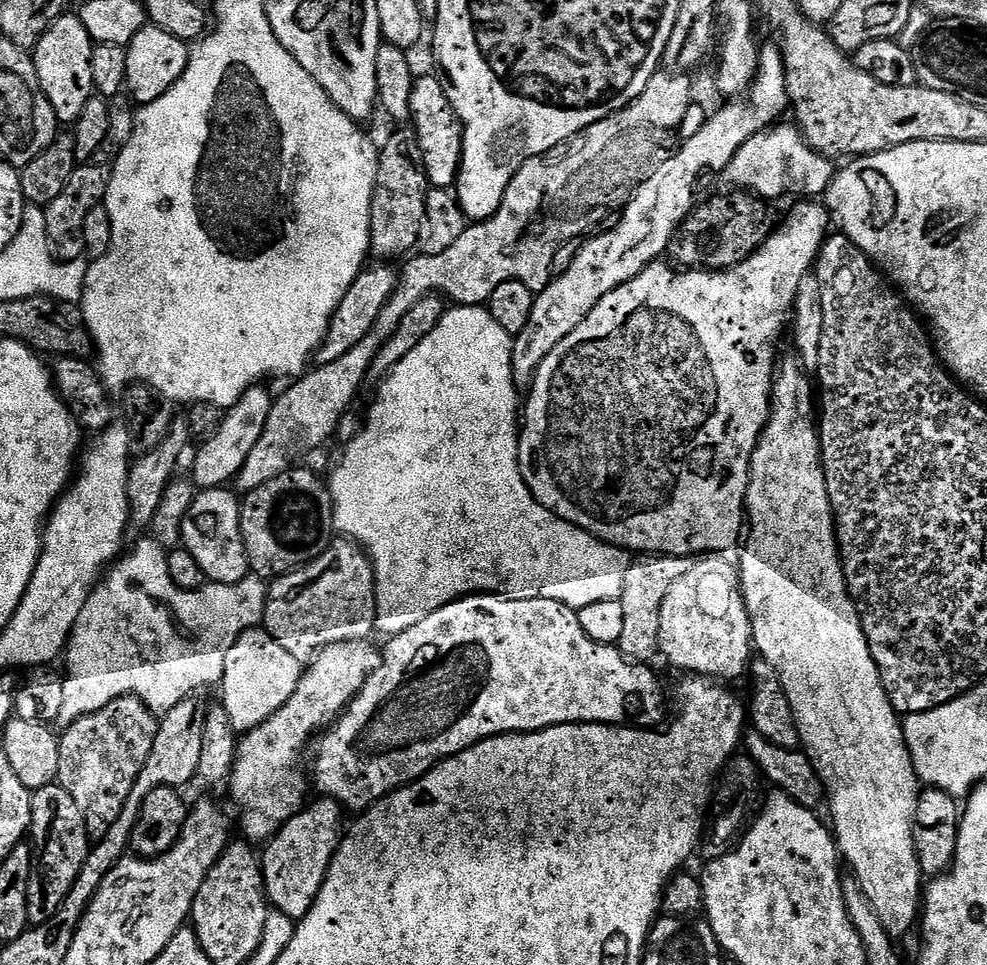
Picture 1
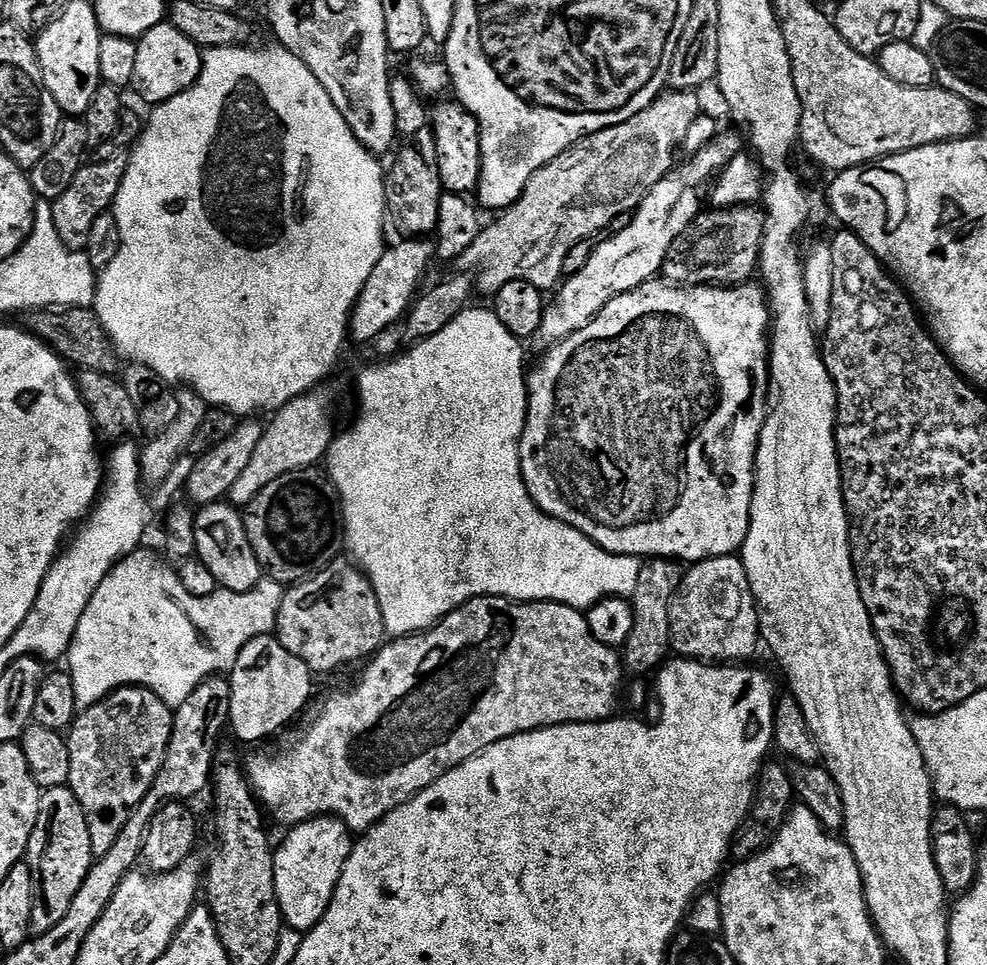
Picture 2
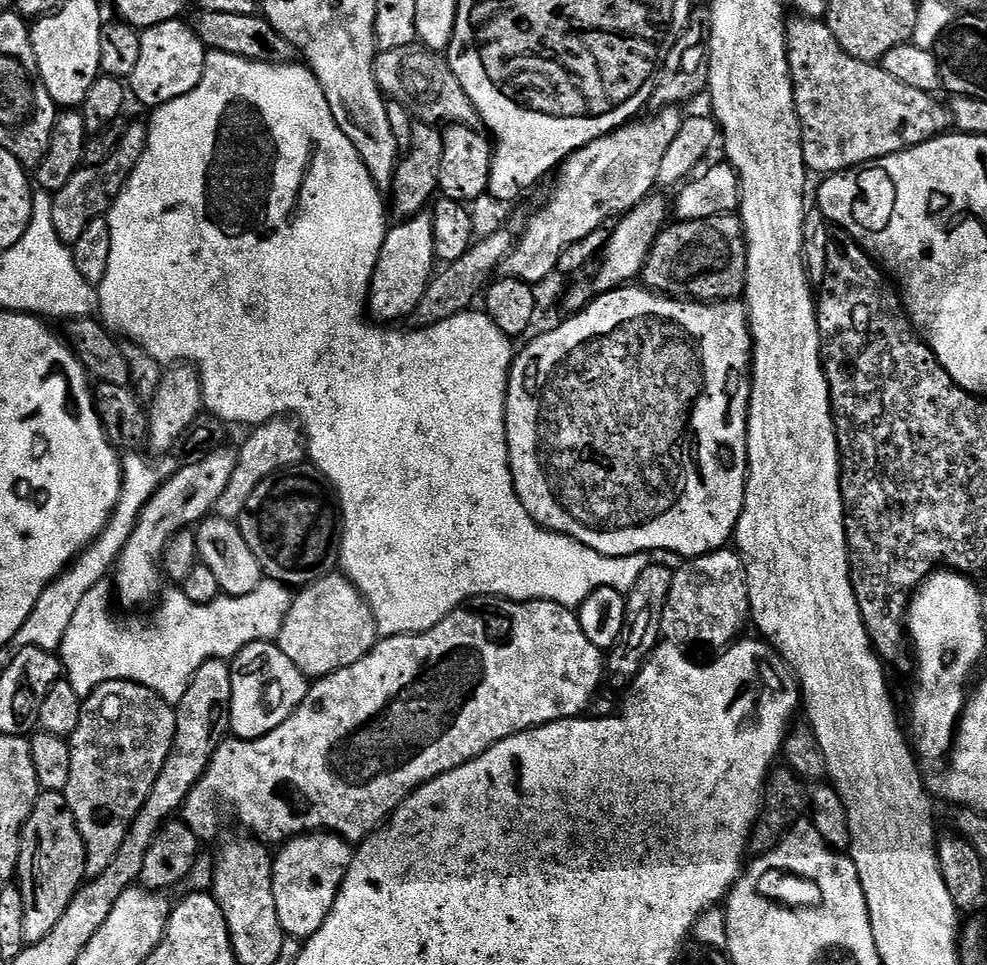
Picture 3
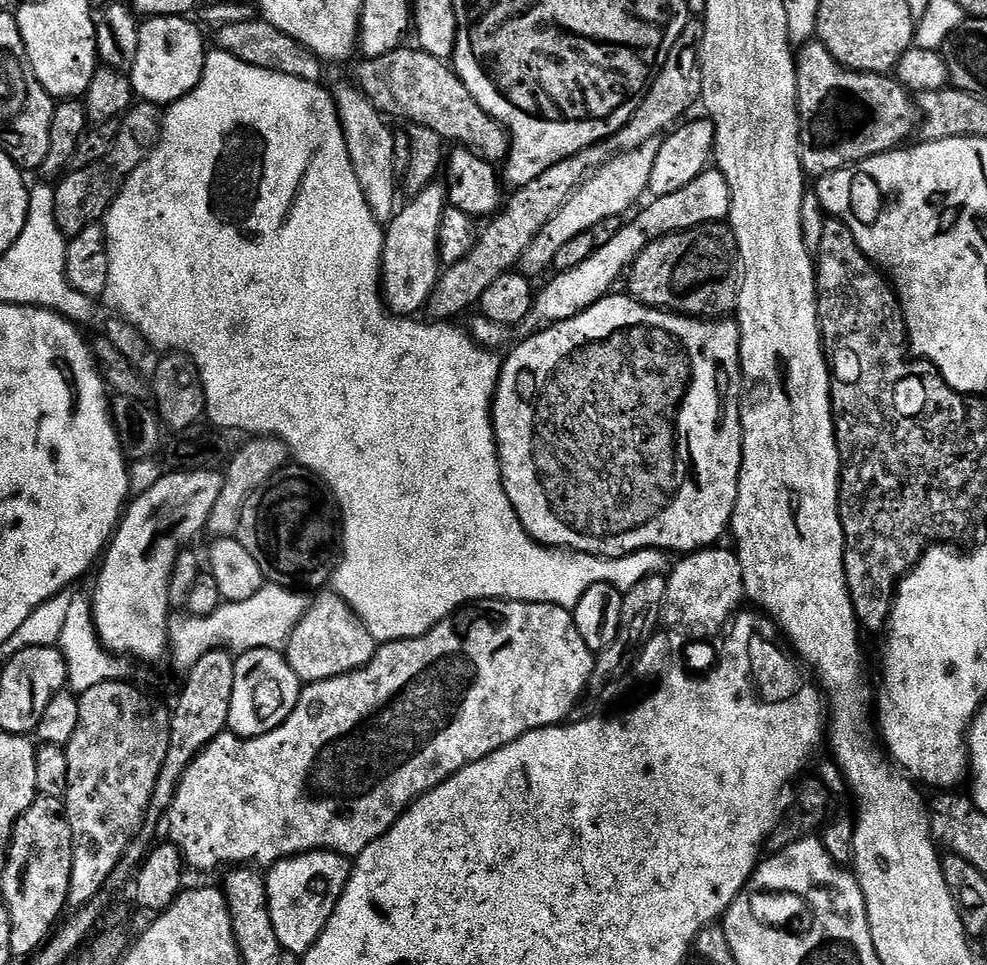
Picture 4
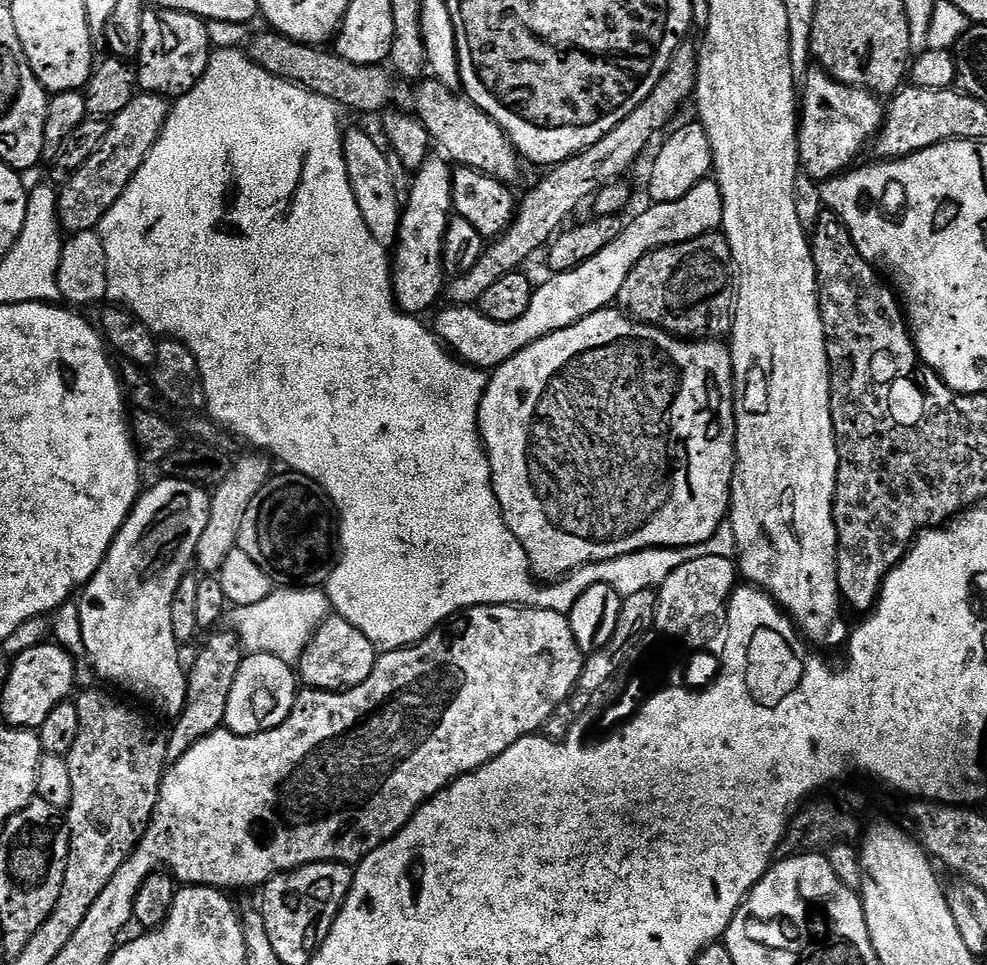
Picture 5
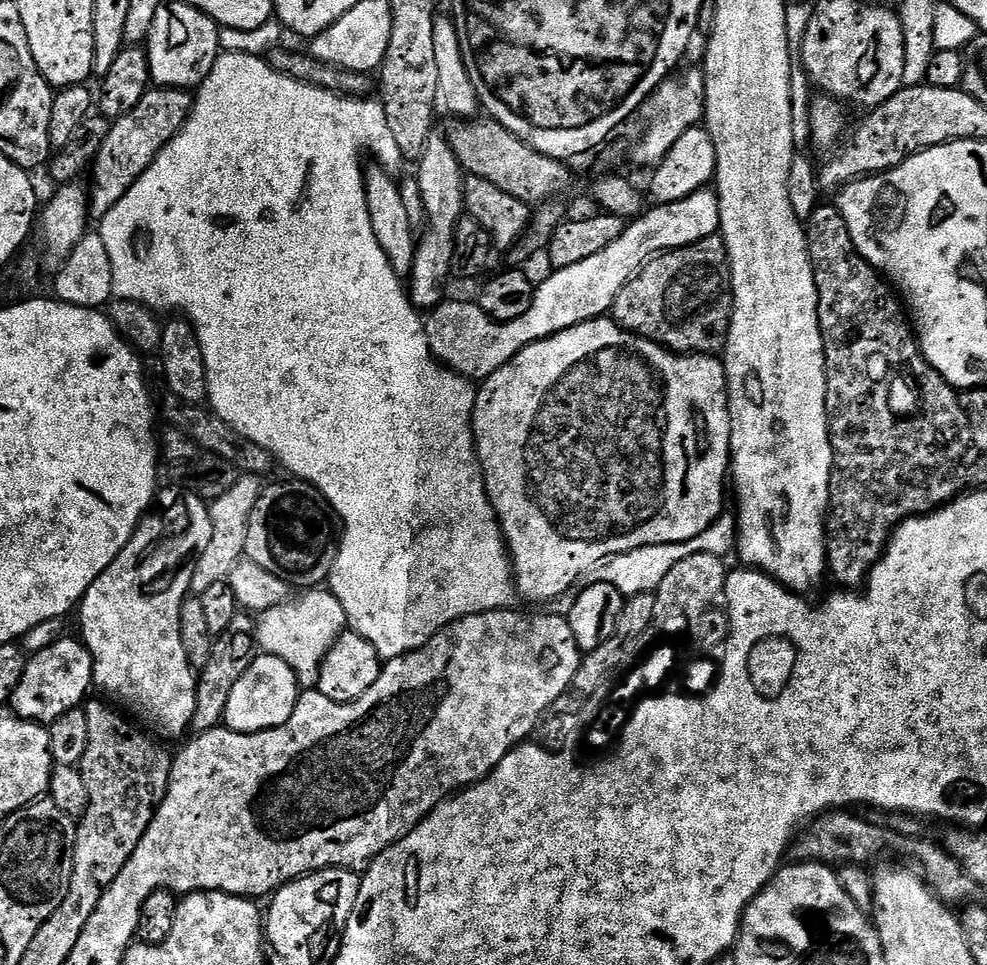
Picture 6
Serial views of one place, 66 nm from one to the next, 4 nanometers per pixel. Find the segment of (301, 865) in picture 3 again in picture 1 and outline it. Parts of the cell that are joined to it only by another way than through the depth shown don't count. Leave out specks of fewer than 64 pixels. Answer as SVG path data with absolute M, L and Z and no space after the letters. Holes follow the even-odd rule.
M316 798L309 803L298 815L291 816L283 824L280 831L267 841L265 852L262 852L262 867L264 869L264 890L268 894L271 907L276 908L284 916L289 916L292 922L299 922L314 906L318 894L324 885L324 879L328 876L328 867L334 858L334 854L340 846L342 828L340 832L341 805L331 798Z

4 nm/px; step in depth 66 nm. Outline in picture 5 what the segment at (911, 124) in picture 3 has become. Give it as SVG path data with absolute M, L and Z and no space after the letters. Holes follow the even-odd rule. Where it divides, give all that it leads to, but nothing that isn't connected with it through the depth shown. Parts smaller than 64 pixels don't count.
M824 70L809 71L802 88L802 115L798 120L798 139L802 172L823 182L843 173L852 159L871 145L880 135L886 117L886 108L880 105L881 97L867 88L851 88L841 80L829 76Z

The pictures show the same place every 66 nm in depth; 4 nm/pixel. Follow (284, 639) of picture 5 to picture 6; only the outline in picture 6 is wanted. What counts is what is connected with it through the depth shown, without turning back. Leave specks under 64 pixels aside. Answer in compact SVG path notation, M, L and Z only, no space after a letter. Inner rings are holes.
M308 590L285 604L259 613L256 620L256 642L261 653L282 658L294 670L301 689L312 690L320 677L320 667L334 642L346 630L342 602L331 590Z

